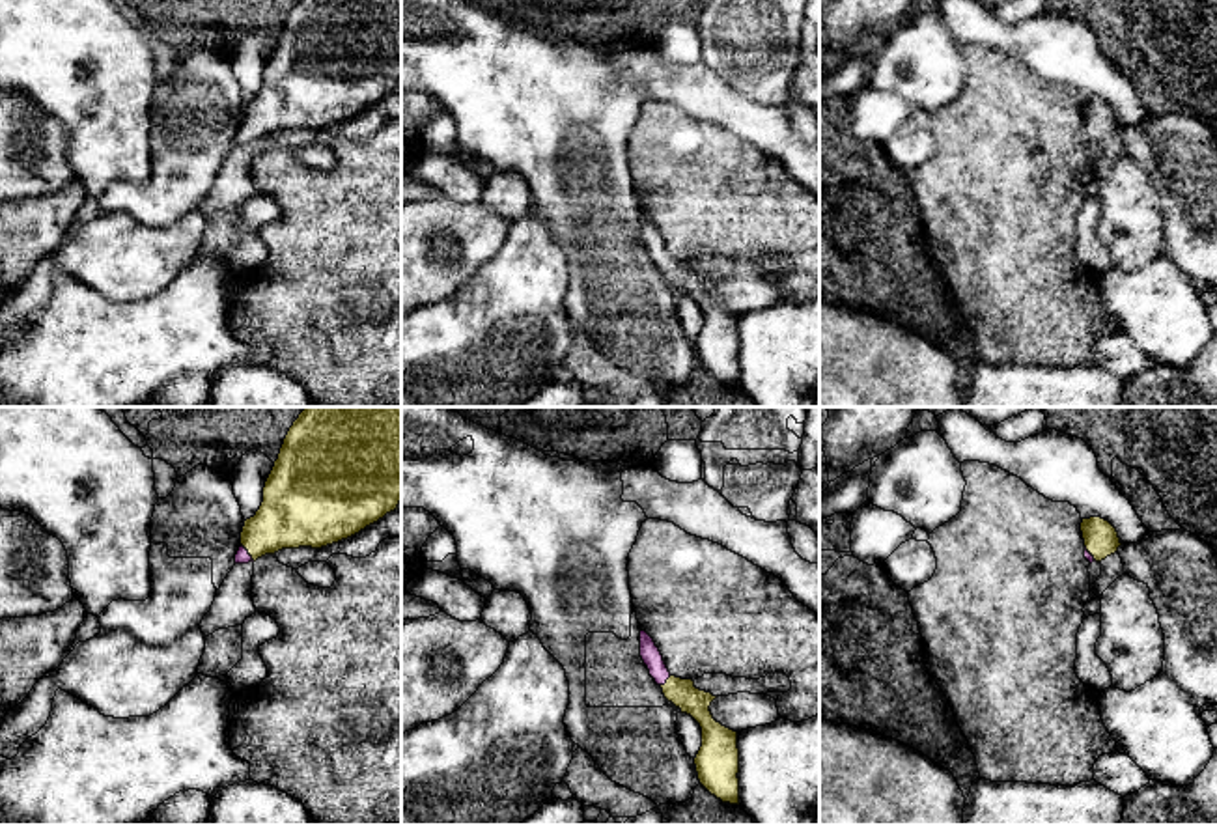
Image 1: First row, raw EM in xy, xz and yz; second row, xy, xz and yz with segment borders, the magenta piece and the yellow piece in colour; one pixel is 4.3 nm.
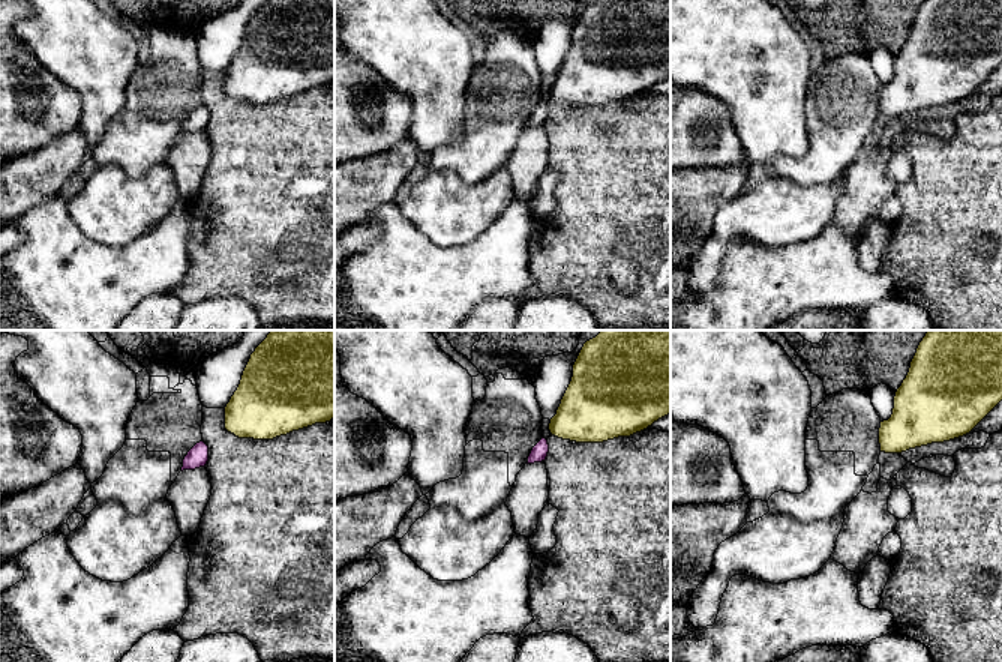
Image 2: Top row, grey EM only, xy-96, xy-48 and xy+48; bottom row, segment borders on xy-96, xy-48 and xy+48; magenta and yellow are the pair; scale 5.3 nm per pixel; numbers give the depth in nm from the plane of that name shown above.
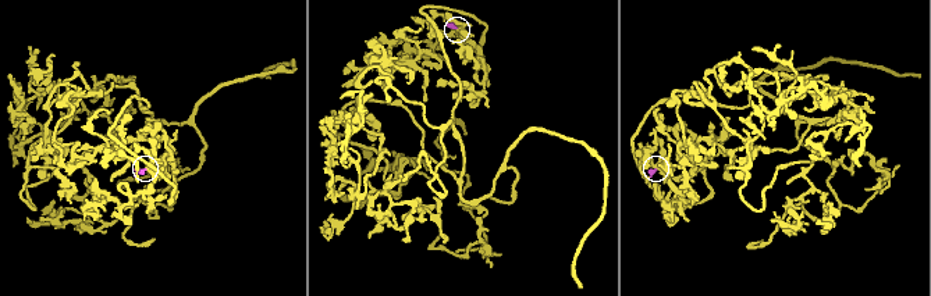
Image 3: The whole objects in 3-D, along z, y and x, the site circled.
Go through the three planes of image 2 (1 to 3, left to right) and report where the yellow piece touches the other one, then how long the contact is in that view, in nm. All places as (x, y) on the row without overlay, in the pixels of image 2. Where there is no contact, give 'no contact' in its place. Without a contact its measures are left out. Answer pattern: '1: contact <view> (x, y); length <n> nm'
1: no contact
2: no contact
3: no contact

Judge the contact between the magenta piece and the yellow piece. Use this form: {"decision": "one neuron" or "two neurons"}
{"decision": "one neuron"}

